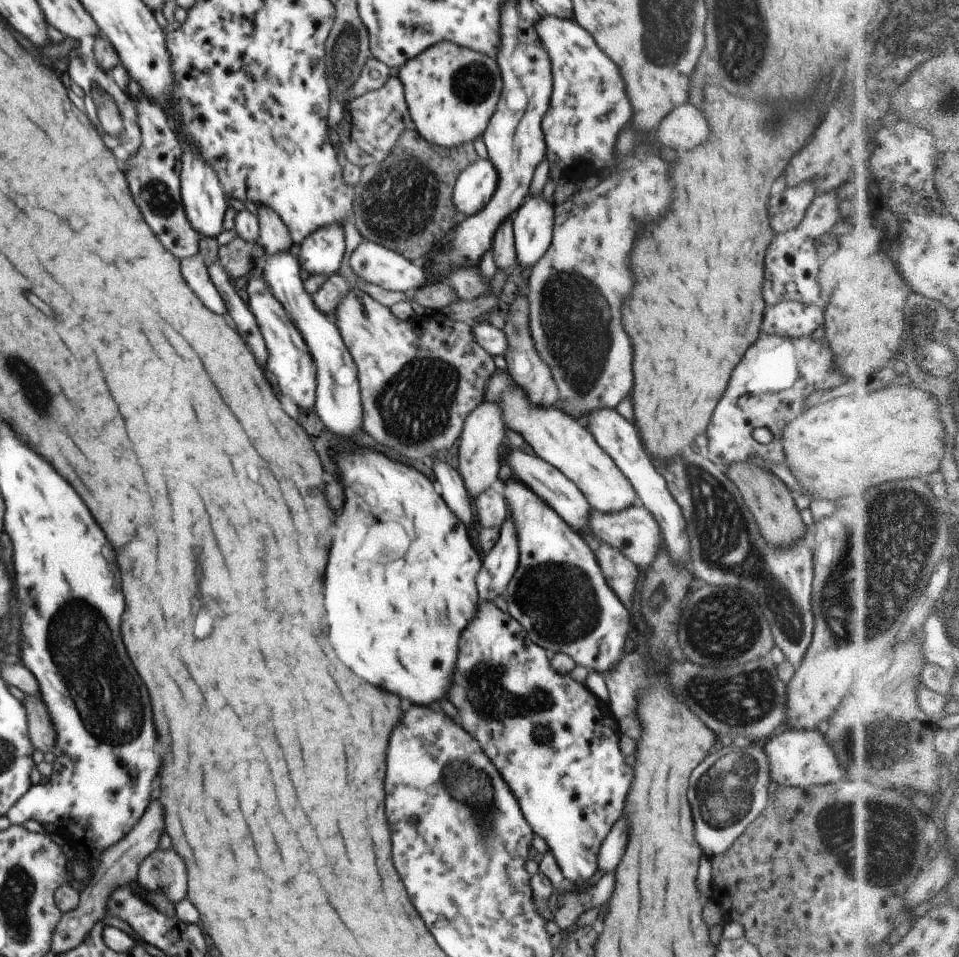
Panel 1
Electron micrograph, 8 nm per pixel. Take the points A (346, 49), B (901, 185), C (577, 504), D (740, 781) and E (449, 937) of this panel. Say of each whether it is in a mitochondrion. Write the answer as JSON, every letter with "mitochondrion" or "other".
{"A":"mitochondrion","B":"other","C":"other","D":"mitochondrion","E":"other"}

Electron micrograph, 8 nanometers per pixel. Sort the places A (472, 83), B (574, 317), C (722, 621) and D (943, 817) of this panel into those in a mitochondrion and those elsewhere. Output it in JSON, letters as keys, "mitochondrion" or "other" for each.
{"A":"mitochondrion","B":"mitochondrion","C":"mitochondrion","D":"other"}

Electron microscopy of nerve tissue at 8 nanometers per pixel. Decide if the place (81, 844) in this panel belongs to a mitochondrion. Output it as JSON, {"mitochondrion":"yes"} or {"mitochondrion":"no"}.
{"mitochondrion":"no"}

